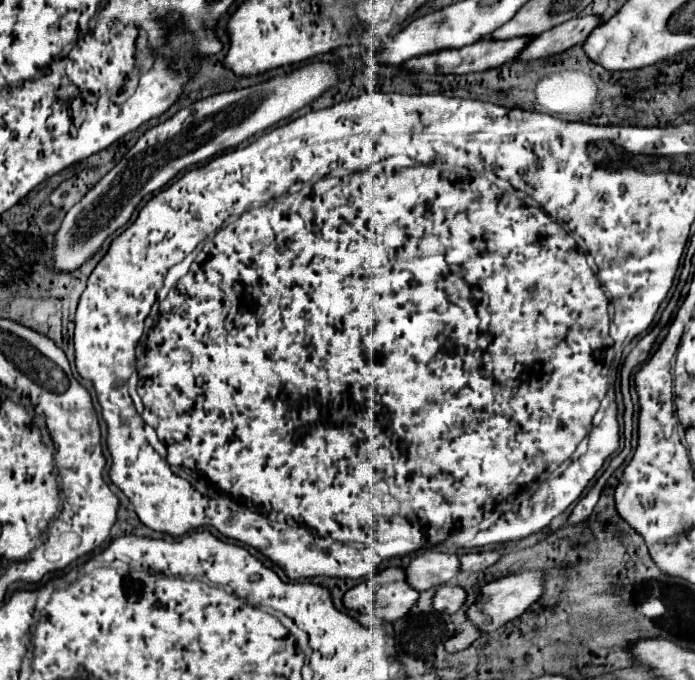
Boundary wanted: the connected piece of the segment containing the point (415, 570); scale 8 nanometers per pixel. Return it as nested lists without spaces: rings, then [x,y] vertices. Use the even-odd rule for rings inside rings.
[[[426,550],[408,564],[406,578],[412,588],[424,592],[428,588],[438,588],[448,584],[458,572],[460,572],[458,554]]]

